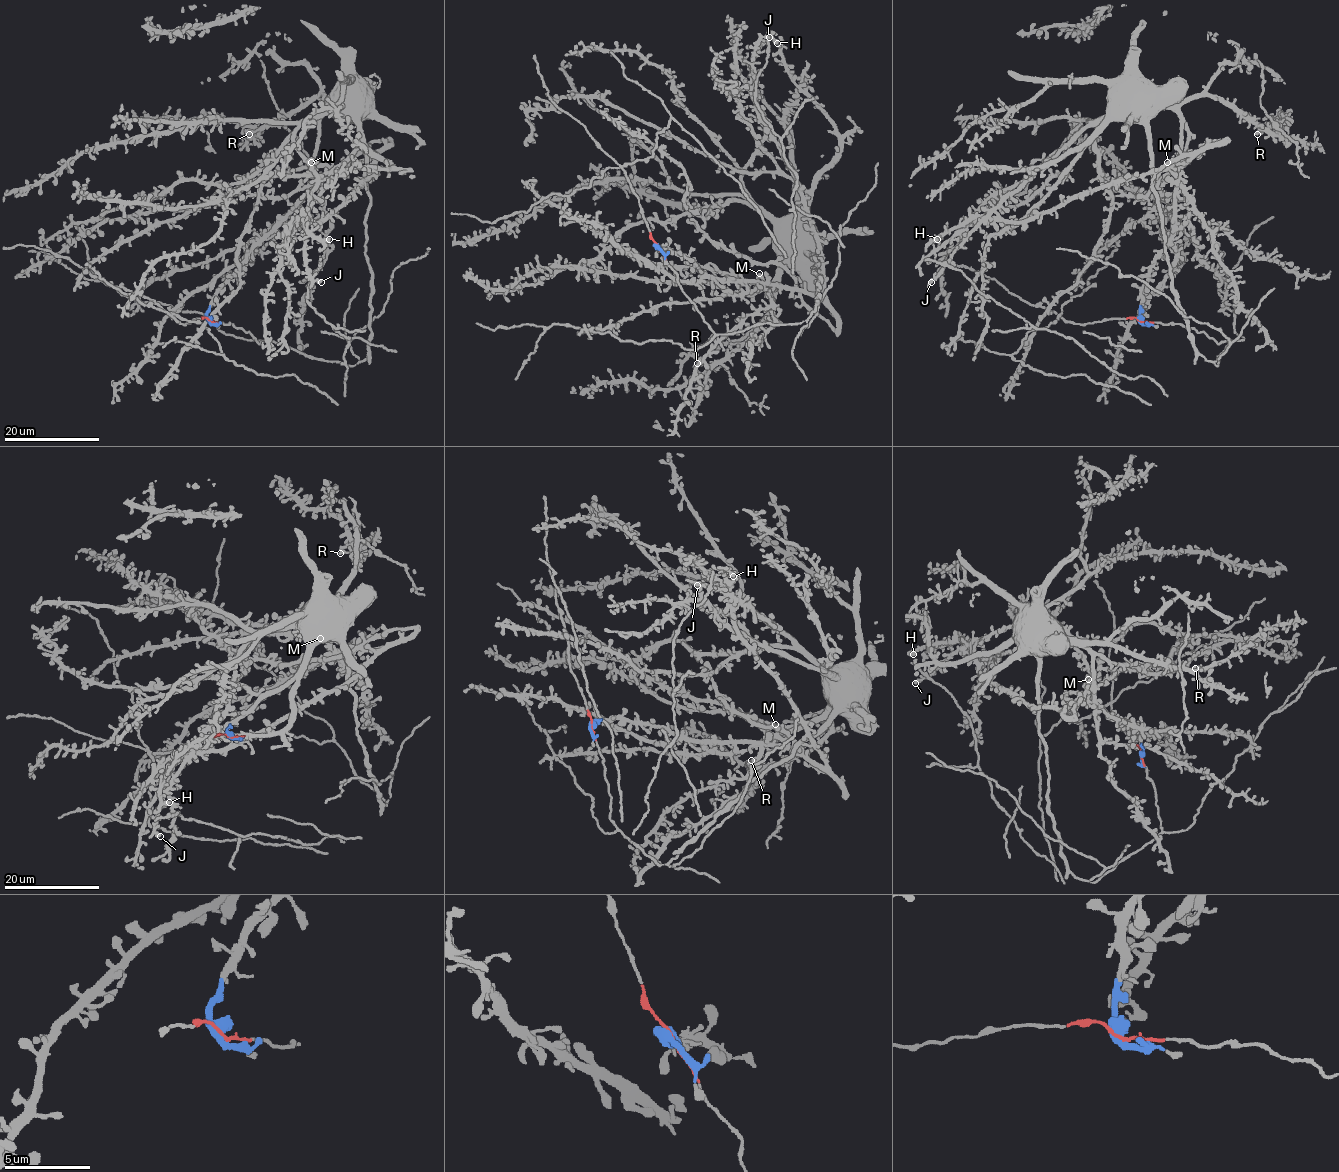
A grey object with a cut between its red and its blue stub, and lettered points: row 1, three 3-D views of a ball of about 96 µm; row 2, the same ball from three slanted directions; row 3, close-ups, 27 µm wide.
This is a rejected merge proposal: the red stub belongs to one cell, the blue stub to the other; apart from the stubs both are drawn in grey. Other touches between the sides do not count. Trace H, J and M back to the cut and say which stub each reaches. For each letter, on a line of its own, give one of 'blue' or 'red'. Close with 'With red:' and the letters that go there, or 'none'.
H: blue
J: red
M: blue
With red: J

